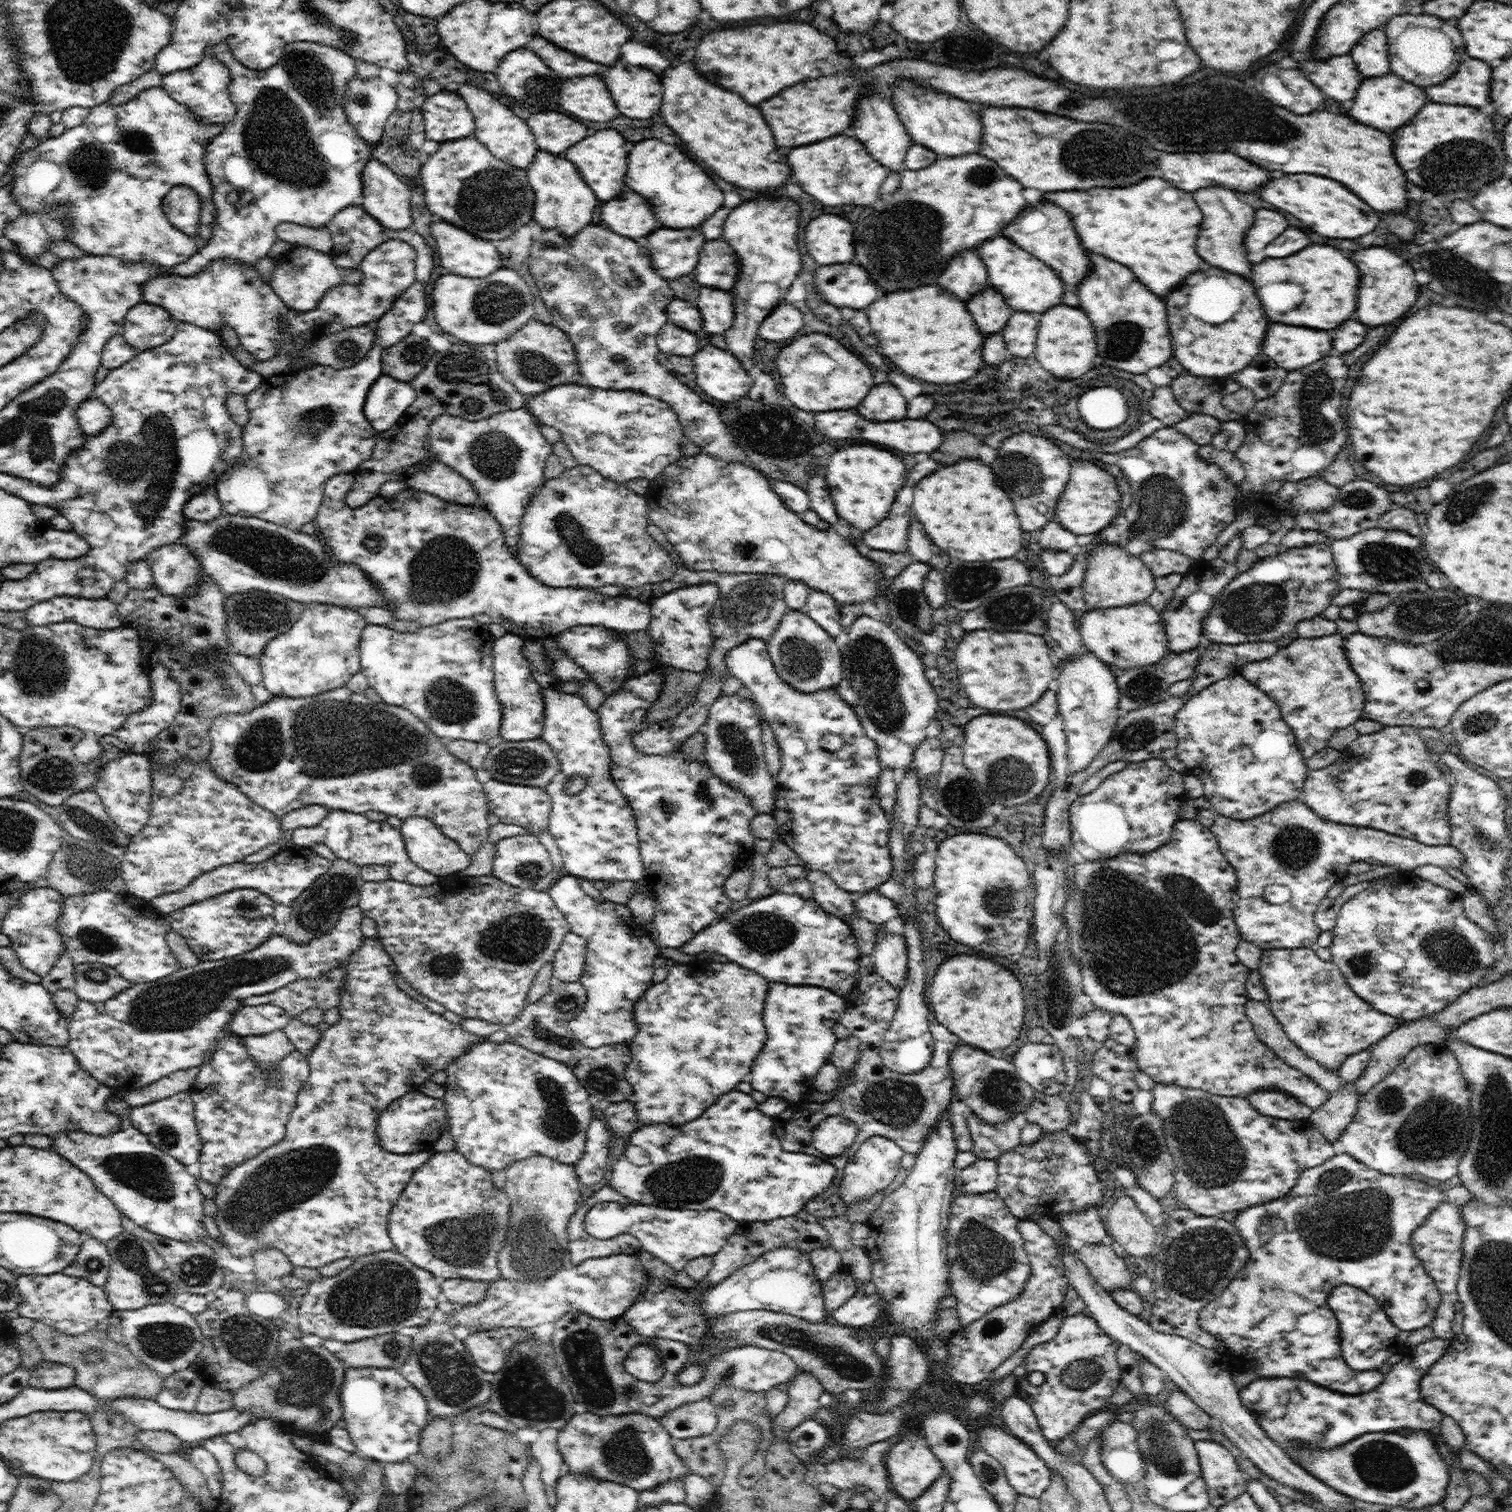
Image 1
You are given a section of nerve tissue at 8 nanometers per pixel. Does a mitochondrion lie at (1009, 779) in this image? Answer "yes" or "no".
yes

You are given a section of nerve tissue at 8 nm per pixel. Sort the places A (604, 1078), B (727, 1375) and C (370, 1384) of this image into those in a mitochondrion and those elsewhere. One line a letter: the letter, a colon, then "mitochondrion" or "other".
A: mitochondrion
B: mitochondrion
C: other

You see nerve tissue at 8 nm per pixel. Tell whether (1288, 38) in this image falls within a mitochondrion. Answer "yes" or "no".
no

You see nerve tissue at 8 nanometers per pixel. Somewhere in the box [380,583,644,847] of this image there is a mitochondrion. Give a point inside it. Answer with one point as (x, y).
(448, 700)

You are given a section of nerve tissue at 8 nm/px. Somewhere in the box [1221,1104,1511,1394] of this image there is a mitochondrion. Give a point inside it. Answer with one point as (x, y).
(1334, 1219)

